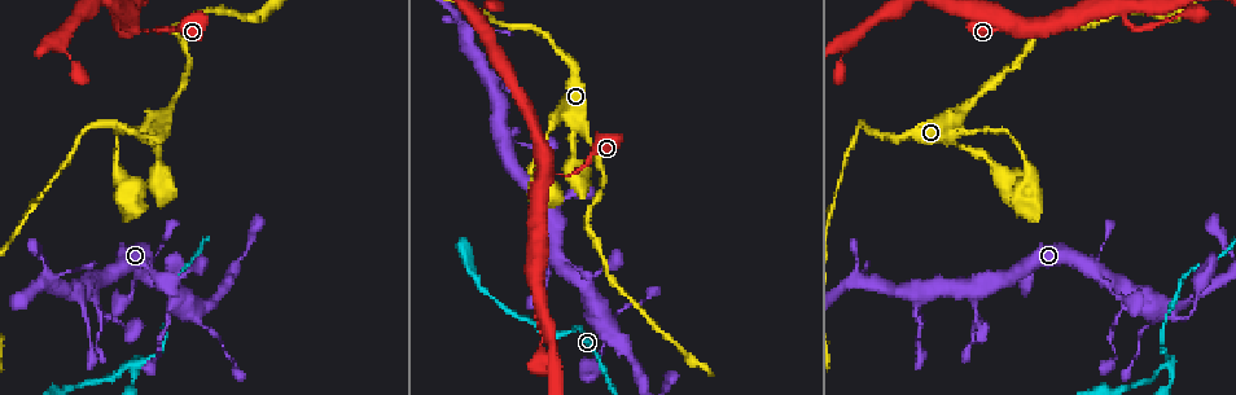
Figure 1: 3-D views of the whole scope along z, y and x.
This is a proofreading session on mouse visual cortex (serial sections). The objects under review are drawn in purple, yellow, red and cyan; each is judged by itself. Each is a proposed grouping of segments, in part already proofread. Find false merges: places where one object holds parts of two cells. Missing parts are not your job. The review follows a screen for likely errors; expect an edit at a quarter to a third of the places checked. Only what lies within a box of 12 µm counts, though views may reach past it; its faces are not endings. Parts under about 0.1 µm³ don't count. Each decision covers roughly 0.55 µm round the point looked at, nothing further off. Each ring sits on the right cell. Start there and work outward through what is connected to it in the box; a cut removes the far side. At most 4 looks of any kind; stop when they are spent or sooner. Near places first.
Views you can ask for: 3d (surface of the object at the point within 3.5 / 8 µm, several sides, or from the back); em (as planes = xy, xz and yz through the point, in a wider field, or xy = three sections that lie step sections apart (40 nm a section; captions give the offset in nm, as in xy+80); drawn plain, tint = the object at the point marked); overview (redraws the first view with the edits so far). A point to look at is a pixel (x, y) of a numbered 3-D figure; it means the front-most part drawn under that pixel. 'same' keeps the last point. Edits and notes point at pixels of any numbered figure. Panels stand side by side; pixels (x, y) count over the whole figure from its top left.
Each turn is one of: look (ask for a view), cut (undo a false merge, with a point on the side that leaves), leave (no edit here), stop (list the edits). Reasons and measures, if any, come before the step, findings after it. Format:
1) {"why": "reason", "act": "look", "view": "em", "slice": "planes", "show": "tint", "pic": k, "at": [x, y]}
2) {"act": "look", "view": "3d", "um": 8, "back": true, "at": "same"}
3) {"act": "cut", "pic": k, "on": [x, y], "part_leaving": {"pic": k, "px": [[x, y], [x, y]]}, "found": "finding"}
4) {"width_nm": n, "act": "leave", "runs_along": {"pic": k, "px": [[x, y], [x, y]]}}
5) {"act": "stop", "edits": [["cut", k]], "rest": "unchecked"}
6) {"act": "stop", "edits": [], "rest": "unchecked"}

{"why": "sudden change in width", "act": "look", "view": "3d", "um": 3.5, "pic": 1, "at": [167, 112]}

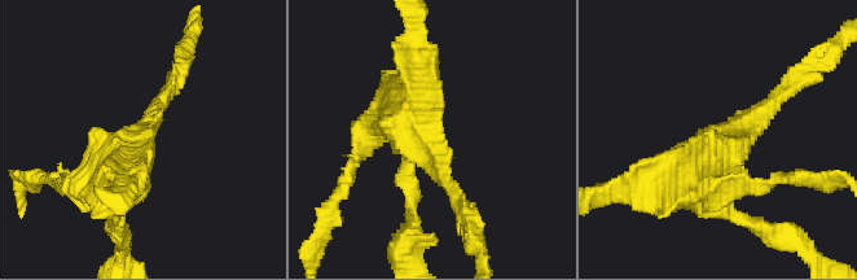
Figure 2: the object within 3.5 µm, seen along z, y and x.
{"arm_widths_nm": [200, 600], "act": "leave", "runs_along": {"pic": 2, "px": [[666, 184], [699, 176], [799, 77]]}, "found": "all the same cell"}

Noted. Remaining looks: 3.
{"why": "a narrow waist", "act": "look", "view": "3d", "um": 3.5, "pic": 1, "at": [136, 363]}

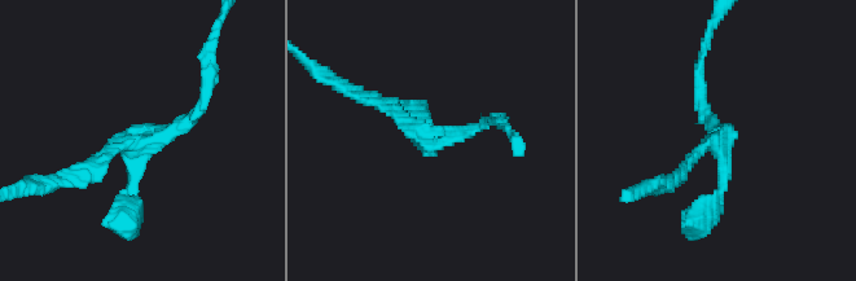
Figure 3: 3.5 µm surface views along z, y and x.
{"act": "look", "view": "em", "slice": "xy", "step": 2, "show": "tint", "pic": 3, "at": [136, 144]}

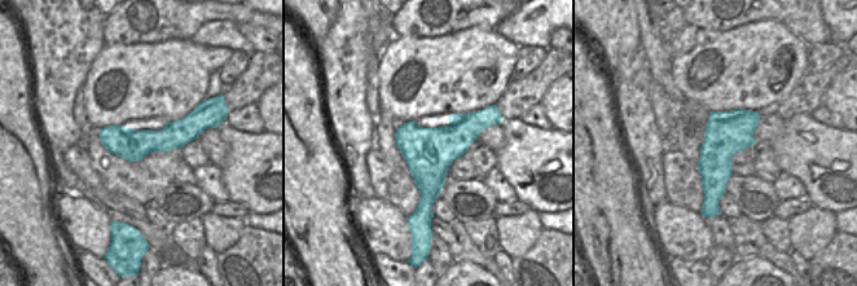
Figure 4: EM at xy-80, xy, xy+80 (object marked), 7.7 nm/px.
{"act": "leave", "runs_along": {"pic": 3, "px": [[205, 100], [180, 128], [73, 175]]}, "found": "one cell here"}

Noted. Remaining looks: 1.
{"act": "stop", "edits": [], "rest": "unchecked"}

